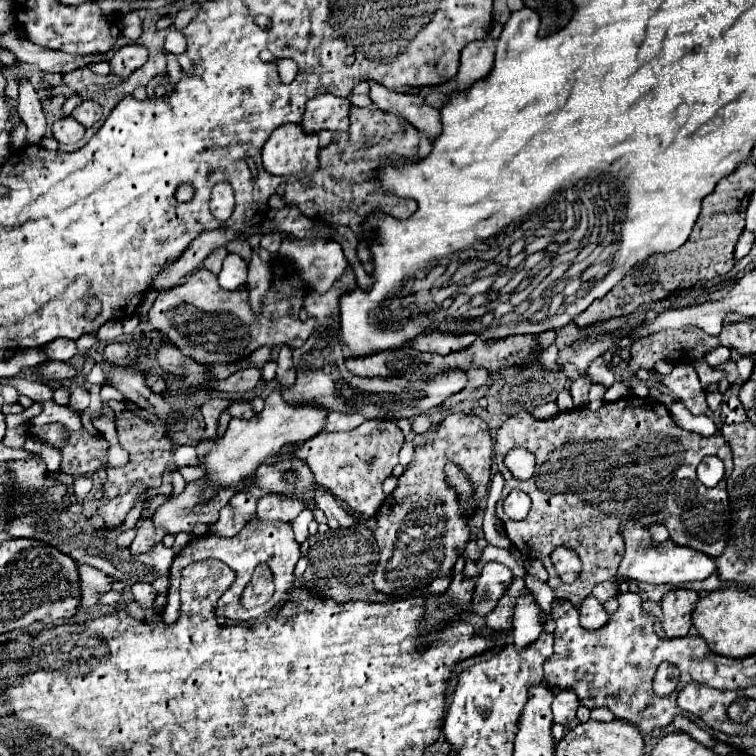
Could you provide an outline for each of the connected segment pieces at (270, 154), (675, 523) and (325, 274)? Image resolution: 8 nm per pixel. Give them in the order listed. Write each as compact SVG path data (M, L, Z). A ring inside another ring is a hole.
M283 125L273 131L263 147L263 167L271 175L293 175L307 177L319 167L319 139L317 135L307 135L301 125Z
M623 397L615 403L603 403L597 411L591 409L571 409L561 411L557 417L539 421L533 419L527 411L519 411L515 417L509 417L499 429L497 429L497 441L495 441L495 461L499 465L499 473L505 479L505 489L501 495L501 501L513 491L519 489L531 497L531 509L529 515L523 521L515 521L505 517L503 507L497 505L497 517L505 525L505 533L509 541L523 553L523 557L541 559L545 567L551 565L551 553L557 547L573 549L581 563L583 571L575 579L573 585L563 585L559 575L549 575L549 587L555 591L557 599L567 599L573 605L581 605L581 601L591 595L593 587L599 585L599 581L609 581L615 577L617 567L621 563L625 545L623 537L619 535L619 525L627 521L639 521L643 525L651 523L663 523L671 539L677 545L691 547L695 551L701 551L713 559L717 559L725 545L727 545L727 533L729 533L729 497L725 491L725 481L719 481L717 487L707 489L697 479L695 469L701 463L703 457L715 455L721 457L725 463L725 473L733 471L733 455L731 447L723 439L721 433L715 433L711 437L703 437L699 433L691 433L675 425L671 419L669 409L659 403L653 397ZM523 447L531 451L537 459L535 473L529 481L517 481L509 475L509 469L503 465L503 457L515 449Z
M285 237L279 255L293 259L301 279L317 293L327 291L347 269L347 259L341 251L341 245L333 241L289 241Z

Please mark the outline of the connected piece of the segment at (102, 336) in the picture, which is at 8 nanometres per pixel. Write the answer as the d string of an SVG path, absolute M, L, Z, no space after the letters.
M113 319L113 321L107 321L107 323L97 331L97 337L99 337L99 341L113 341L113 339L117 339L121 333L123 333L123 323L117 321L117 319Z

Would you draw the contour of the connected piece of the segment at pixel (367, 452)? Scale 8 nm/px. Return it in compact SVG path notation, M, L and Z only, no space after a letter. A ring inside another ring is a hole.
M367 419L353 431L347 433L319 433L307 443L295 447L293 457L305 461L315 477L315 483L331 491L339 501L349 505L361 517L375 517L383 505L385 493L381 489L385 477L391 475L393 467L399 465L397 453L403 445L403 431L395 421Z

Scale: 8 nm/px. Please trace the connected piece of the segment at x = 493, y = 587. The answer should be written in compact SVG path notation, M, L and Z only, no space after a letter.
M487 563L481 569L481 575L475 585L475 593L473 593L473 601L471 601L473 613L479 617L485 617L495 607L495 603L501 599L507 583L511 583L511 579L513 579L513 573L505 565Z

